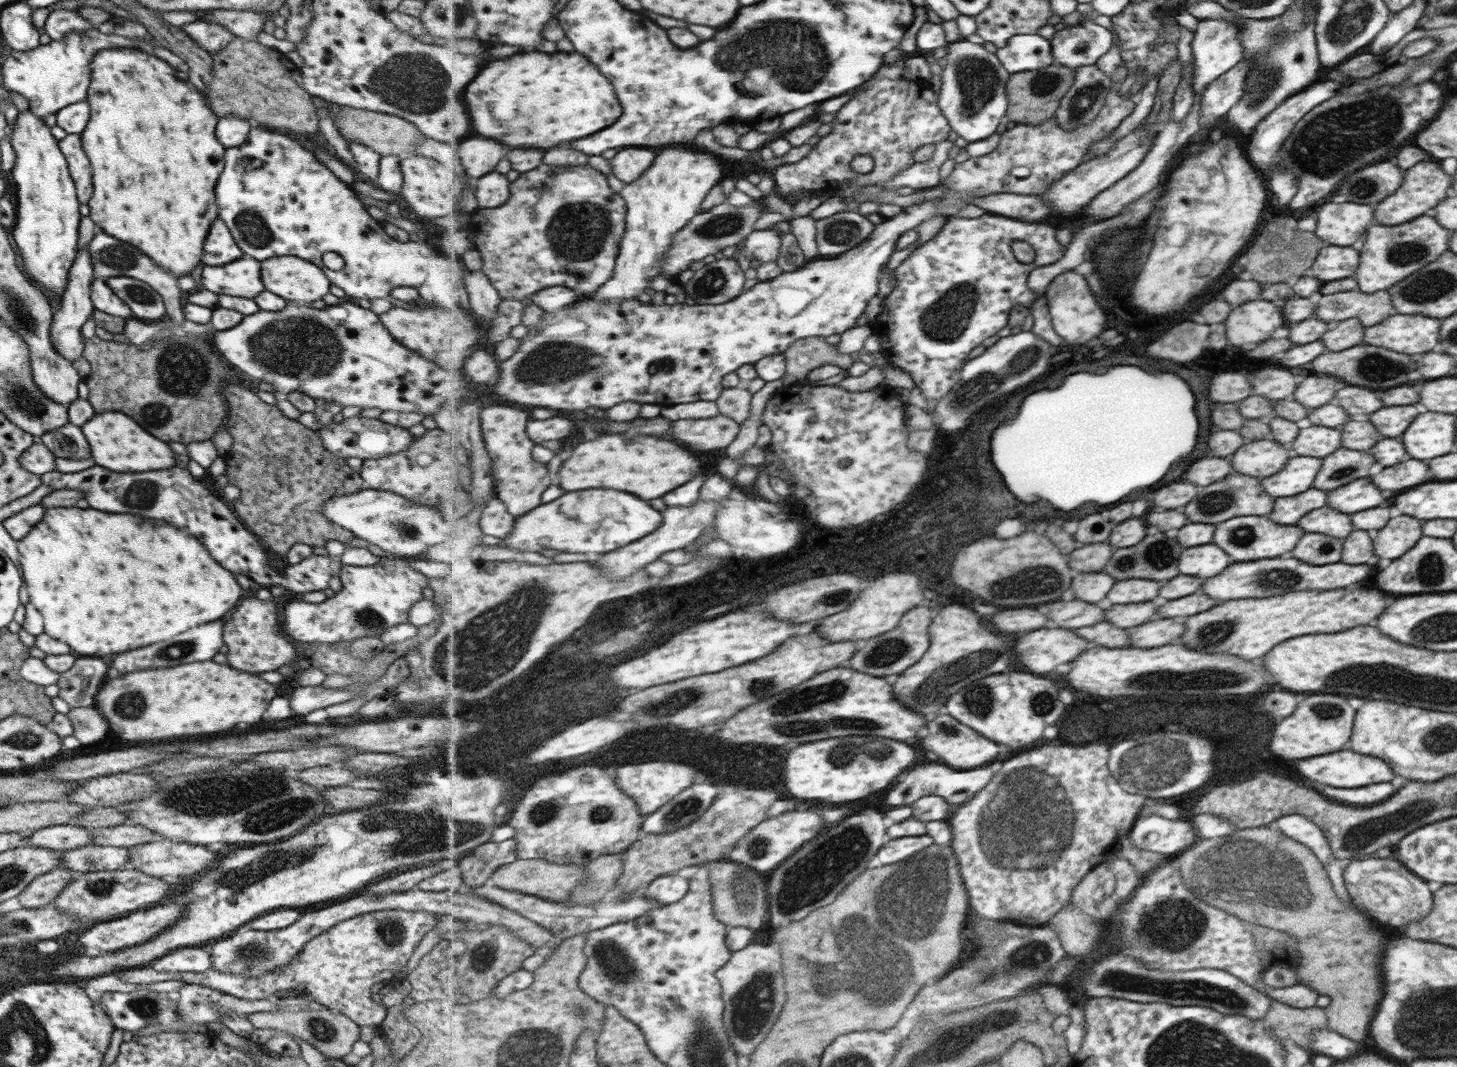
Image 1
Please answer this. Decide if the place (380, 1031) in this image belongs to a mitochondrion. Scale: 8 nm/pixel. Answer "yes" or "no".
no

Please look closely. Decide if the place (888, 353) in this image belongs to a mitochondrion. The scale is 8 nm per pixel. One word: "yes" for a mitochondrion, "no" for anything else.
no

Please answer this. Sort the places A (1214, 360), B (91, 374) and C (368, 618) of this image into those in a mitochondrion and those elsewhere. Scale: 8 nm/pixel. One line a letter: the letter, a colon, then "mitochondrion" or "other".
A: other
B: other
C: mitochondrion

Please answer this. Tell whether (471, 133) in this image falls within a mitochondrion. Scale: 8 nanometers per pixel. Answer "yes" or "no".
no

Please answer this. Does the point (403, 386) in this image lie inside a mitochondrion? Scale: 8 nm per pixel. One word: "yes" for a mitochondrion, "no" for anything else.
no

